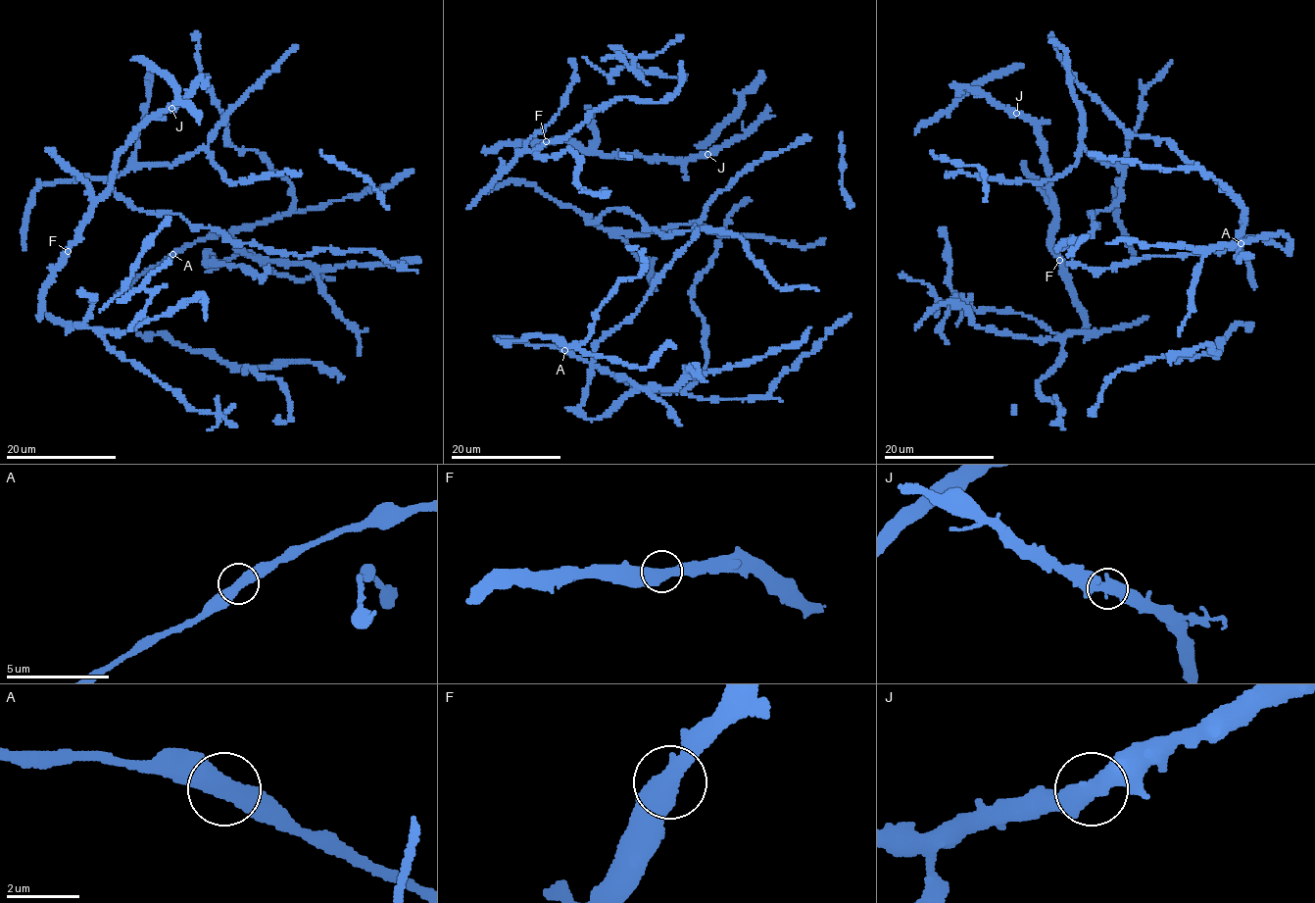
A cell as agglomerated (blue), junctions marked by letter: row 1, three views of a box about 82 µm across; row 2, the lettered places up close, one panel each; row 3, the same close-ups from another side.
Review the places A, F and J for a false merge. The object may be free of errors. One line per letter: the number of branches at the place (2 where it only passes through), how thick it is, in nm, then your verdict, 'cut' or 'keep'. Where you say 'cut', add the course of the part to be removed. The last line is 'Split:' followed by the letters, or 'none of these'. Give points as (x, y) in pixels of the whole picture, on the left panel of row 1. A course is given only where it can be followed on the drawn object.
A: 2 | 500 nm | keep
F: 2 | 480 nm | keep
J: 2 | 500 nm | keep
Split: none of these

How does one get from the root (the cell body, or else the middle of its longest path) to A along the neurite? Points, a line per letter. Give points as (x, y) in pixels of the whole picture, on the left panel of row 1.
A: (276, 260), (262, 262), (249, 257), (230, 234), (211, 234), (172, 254)

